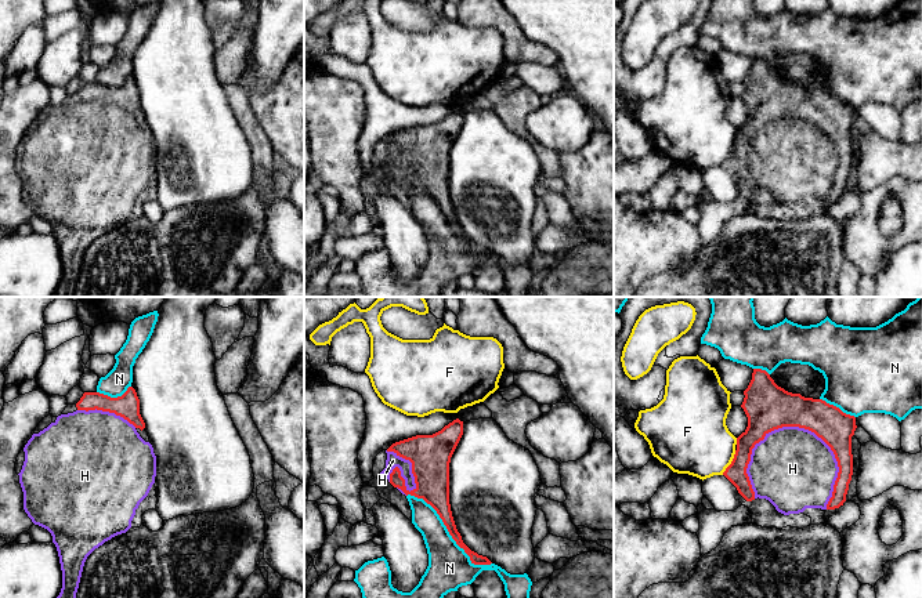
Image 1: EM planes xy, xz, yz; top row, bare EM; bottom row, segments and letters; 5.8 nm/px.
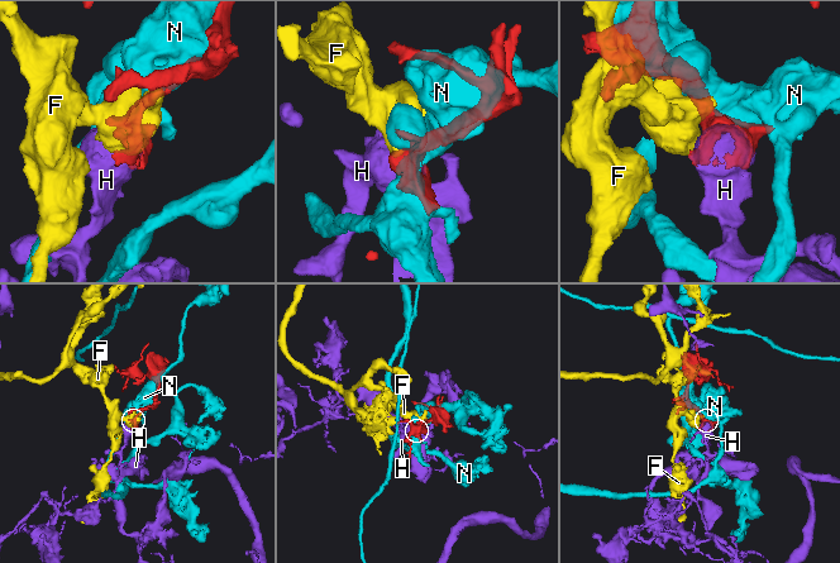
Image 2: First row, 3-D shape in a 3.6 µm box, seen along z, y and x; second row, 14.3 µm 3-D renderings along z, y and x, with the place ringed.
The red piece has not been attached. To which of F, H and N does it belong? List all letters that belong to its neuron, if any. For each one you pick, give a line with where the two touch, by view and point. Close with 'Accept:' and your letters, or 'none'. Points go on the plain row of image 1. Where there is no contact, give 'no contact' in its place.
H: contact yz (828, 136)
Accept: H

